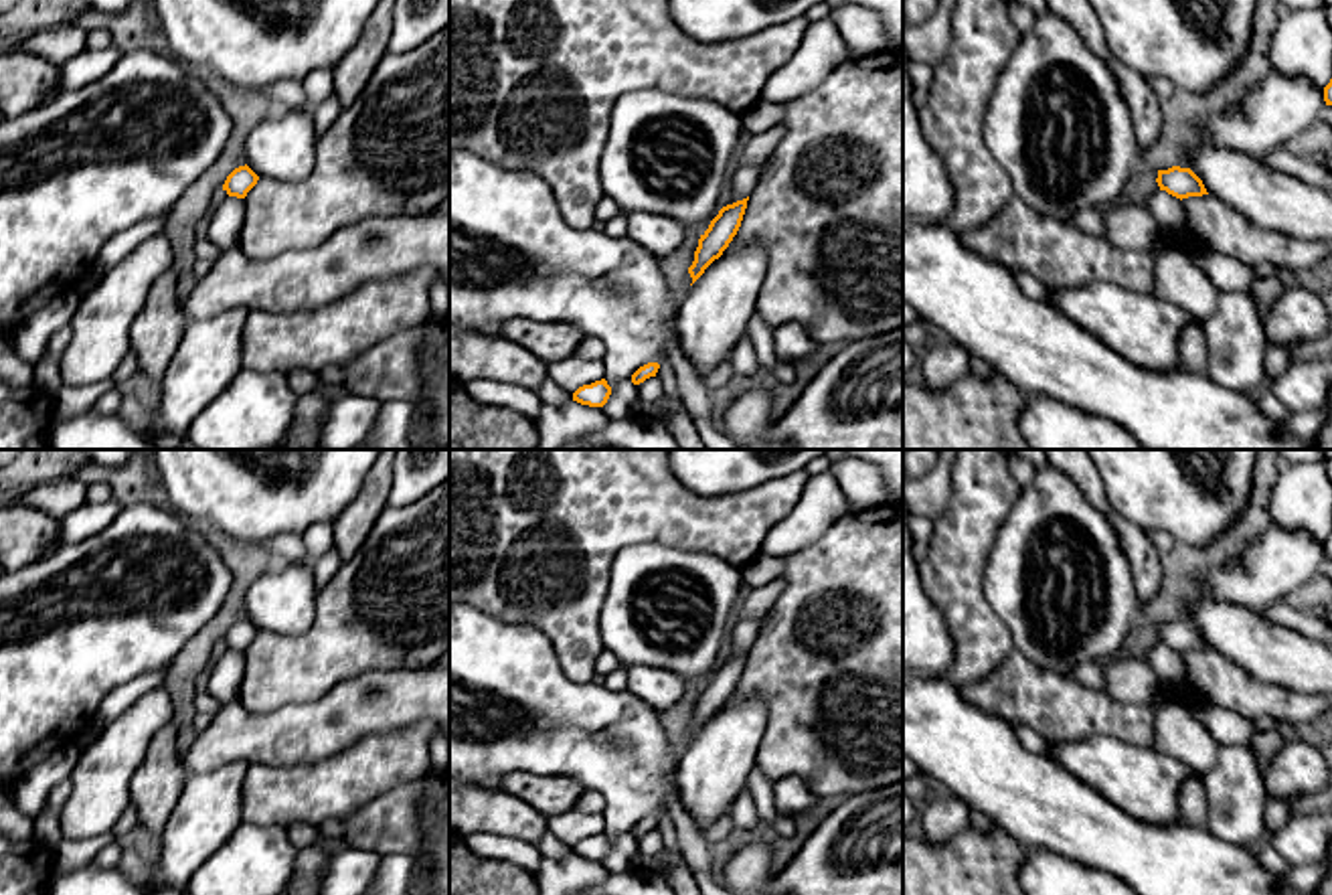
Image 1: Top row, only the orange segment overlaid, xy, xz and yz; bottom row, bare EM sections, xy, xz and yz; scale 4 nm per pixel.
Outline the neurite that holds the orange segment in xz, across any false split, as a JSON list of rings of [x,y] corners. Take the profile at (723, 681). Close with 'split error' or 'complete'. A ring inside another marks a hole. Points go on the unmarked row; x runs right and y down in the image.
[[[747,652],[727,658],[719,664],[719,668],[711,674],[709,682],[700,688],[698,701],[694,705],[694,715],[688,721],[692,737],[704,727],[704,723],[723,709],[733,690],[737,688]]] | complete

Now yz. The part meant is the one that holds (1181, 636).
[[[1172,620],[1168,624],[1158,624],[1156,636],[1160,644],[1166,644],[1180,654],[1209,648],[1202,634],[1190,622]]] | complete

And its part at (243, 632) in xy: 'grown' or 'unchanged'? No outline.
unchanged

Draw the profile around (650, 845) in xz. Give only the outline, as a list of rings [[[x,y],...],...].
[[[650,830],[644,836],[636,838],[636,846],[648,863],[656,863],[668,852],[668,846],[662,842],[658,830]]]

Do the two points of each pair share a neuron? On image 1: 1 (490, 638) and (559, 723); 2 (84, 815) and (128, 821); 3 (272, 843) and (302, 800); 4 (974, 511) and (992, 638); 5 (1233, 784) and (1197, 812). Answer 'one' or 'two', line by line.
1: one
2: two
3: two
4: one
5: two

